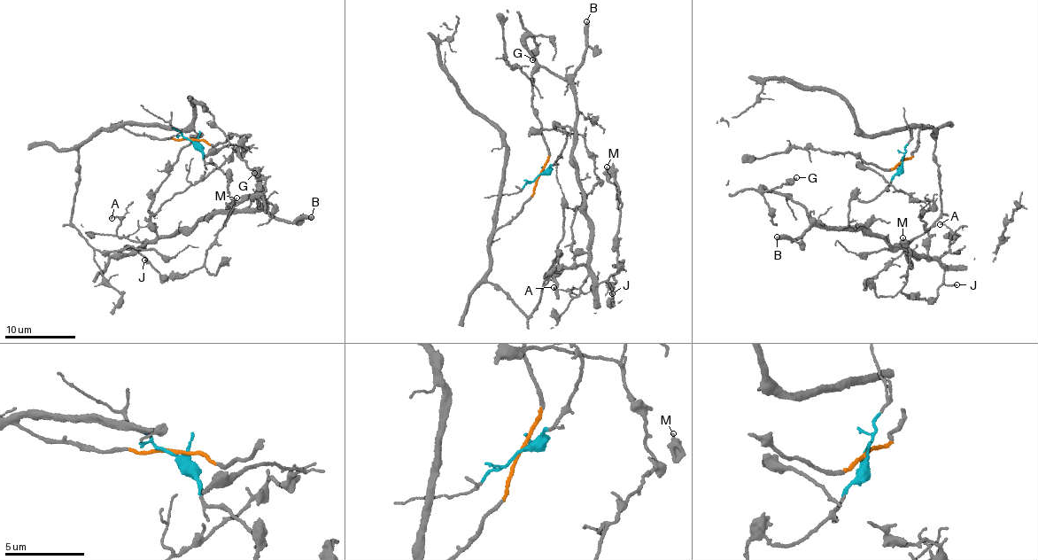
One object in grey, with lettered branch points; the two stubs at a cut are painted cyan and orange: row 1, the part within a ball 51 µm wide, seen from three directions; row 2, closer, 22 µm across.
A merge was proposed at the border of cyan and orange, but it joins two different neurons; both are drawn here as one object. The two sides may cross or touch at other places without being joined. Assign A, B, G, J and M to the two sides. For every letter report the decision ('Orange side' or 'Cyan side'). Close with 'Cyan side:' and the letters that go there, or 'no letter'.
A: Cyan side
B: Cyan side
G: Cyan side
J: Cyan side
M: Cyan side
Cyan side: A, B, G, J, M

